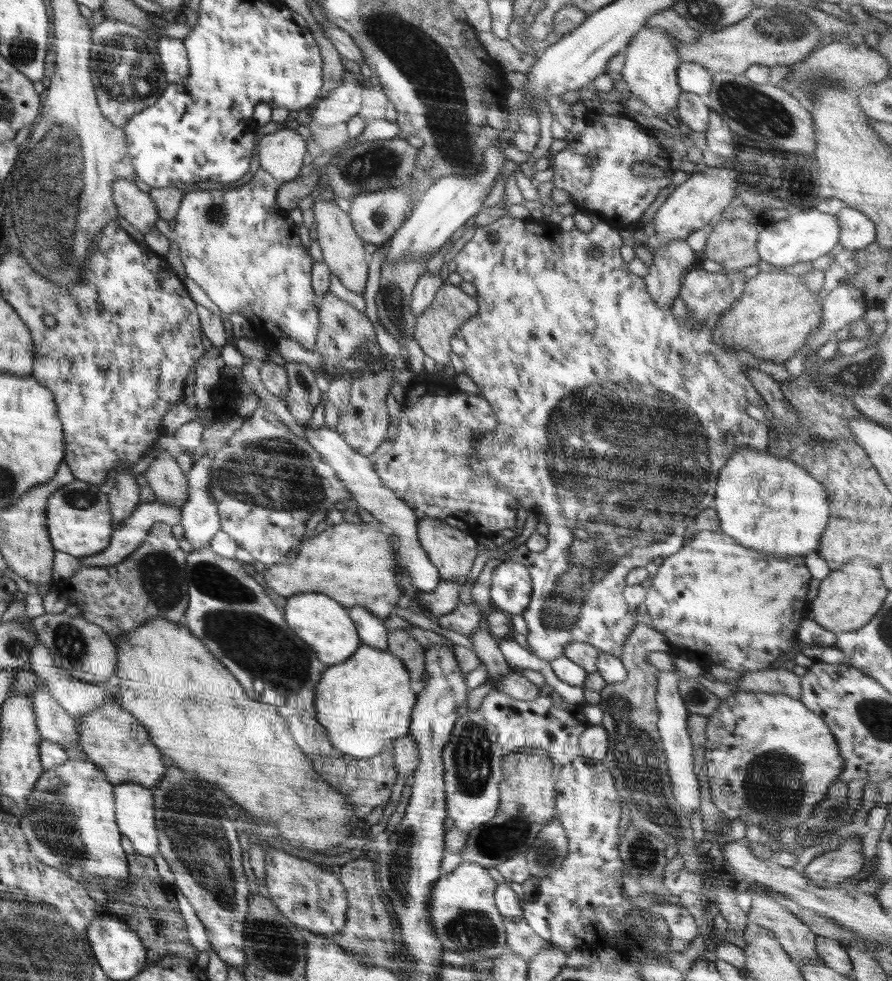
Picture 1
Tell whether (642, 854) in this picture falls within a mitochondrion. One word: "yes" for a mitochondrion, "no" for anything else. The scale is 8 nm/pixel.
yes

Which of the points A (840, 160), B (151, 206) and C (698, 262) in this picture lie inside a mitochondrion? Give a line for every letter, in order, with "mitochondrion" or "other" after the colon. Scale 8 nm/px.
A: other
B: other
C: other

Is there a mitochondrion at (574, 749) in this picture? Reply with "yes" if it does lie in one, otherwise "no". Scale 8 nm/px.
no

